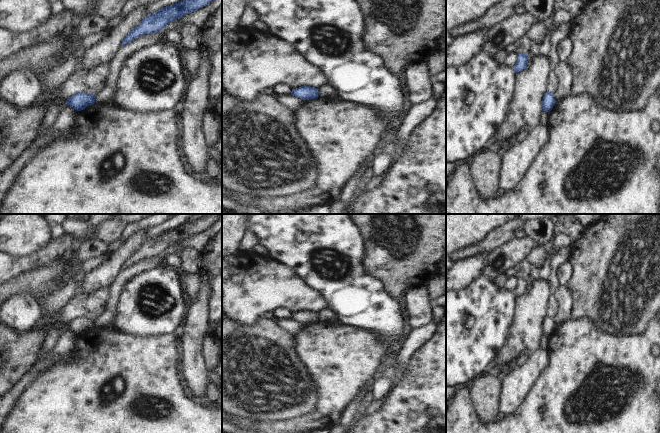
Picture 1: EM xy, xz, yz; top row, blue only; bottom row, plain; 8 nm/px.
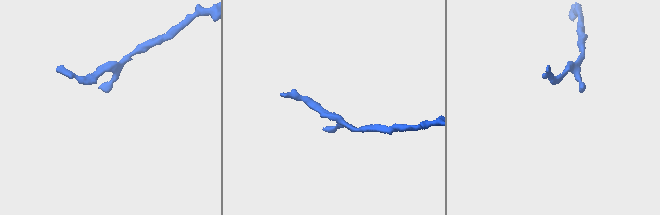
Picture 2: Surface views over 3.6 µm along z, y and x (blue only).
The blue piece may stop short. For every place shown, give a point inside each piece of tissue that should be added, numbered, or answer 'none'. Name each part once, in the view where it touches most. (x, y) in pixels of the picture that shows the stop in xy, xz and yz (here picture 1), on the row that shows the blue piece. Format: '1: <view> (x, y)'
none

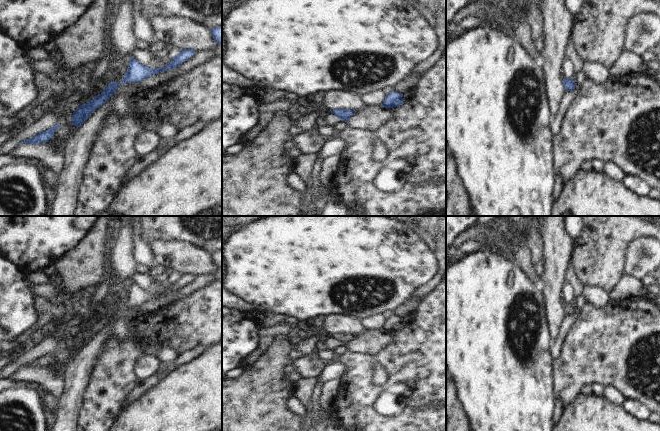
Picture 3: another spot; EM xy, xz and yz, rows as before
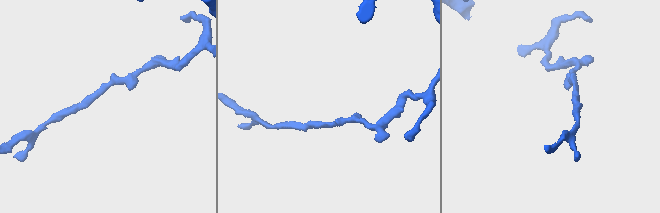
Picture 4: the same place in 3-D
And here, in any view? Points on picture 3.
none

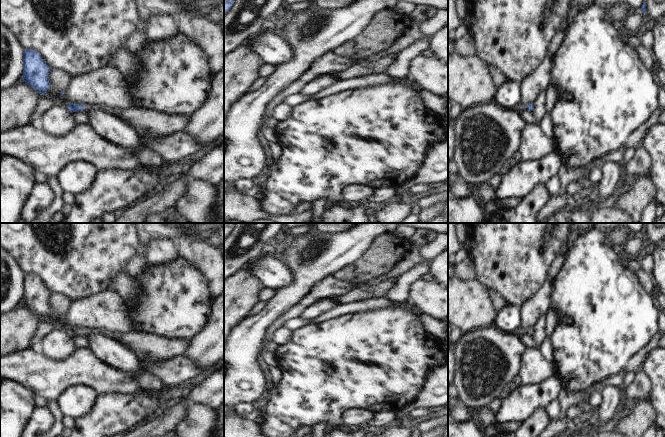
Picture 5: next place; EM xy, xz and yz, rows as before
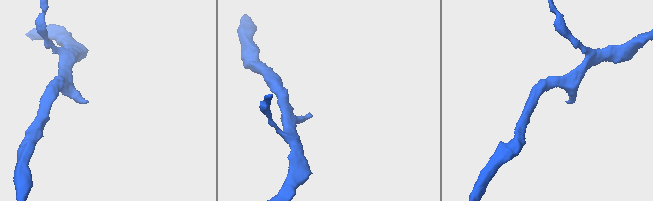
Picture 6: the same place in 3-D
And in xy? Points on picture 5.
1: xy (112, 110)

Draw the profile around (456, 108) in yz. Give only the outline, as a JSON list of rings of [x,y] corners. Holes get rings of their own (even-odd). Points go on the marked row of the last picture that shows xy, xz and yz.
[[[453,103],[450,107],[450,118],[455,120],[456,117],[465,109],[460,103]]]

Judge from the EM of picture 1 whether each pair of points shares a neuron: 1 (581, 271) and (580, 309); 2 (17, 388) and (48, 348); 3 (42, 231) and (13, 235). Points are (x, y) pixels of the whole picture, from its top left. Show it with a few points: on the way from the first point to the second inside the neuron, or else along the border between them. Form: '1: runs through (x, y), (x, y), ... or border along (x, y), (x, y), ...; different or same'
1: runs through (581, 280), (581, 300); same
2: runs through (27, 379), (47, 358); same
3: runs through (35, 231), (20, 232); same

